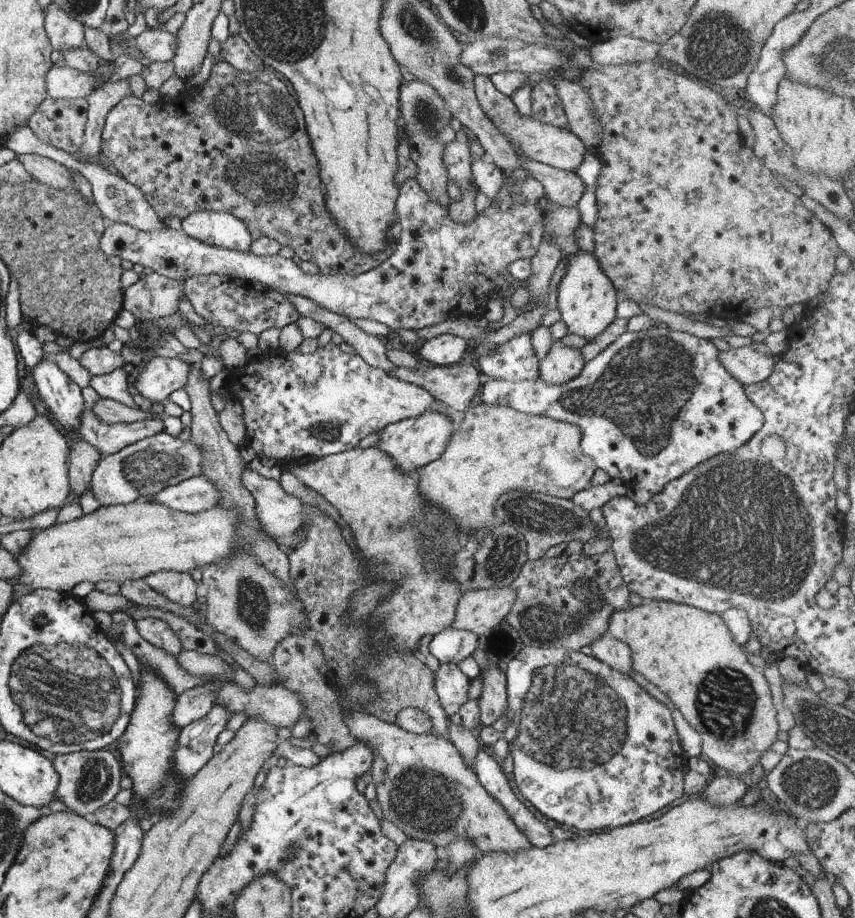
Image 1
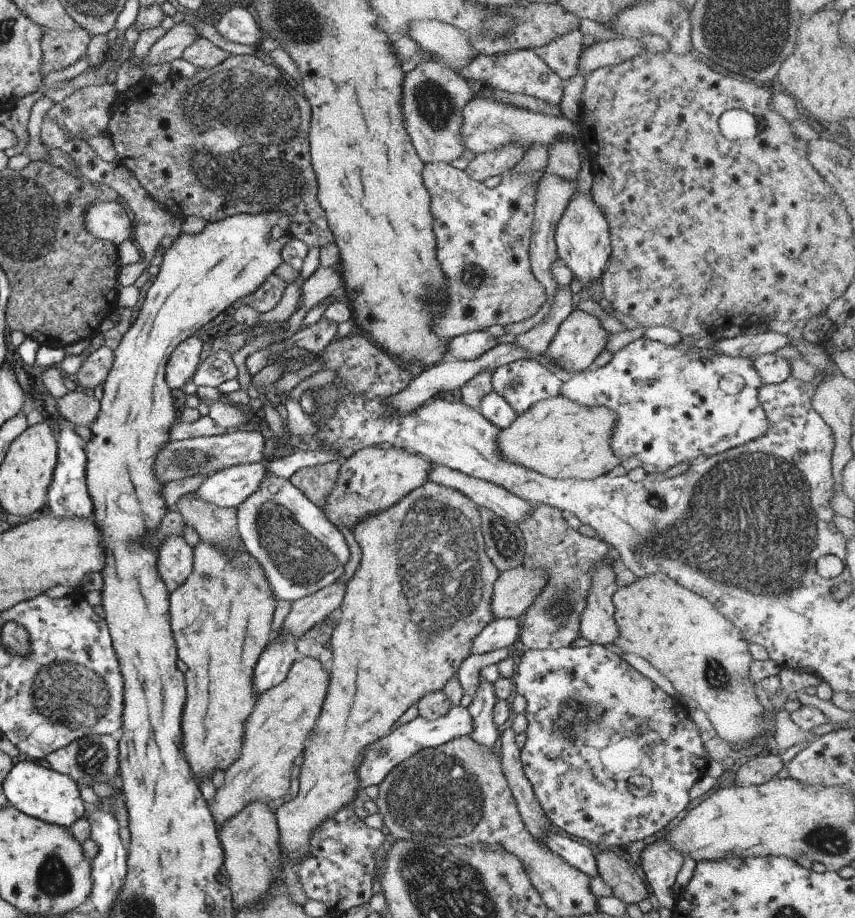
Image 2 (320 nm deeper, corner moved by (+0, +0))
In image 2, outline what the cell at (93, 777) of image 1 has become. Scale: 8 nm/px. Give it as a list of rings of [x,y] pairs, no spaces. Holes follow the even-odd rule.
[[[89,734],[50,752],[45,760],[49,769],[71,777],[77,786],[81,783],[91,786],[94,781],[109,782],[118,770],[118,742],[111,735]]]

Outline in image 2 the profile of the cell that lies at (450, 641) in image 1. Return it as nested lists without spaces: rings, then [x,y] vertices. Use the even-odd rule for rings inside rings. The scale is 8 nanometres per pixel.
[[[493,618],[473,639],[470,645],[471,654],[483,654],[495,649],[509,648],[518,638],[519,625],[519,619]]]

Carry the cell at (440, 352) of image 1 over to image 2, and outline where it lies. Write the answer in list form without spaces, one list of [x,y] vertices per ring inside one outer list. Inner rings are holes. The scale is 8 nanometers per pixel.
[[[473,331],[454,336],[448,344],[448,352],[457,360],[470,361],[492,349],[497,342],[492,334],[485,331]]]

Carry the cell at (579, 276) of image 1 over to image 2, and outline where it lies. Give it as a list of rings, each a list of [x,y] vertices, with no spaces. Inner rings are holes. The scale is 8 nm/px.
[[[575,192],[569,197],[566,207],[555,225],[554,243],[556,253],[572,272],[573,279],[579,280],[583,292],[592,280],[602,276],[610,253],[610,236],[608,222],[604,212],[594,203],[592,194]]]

